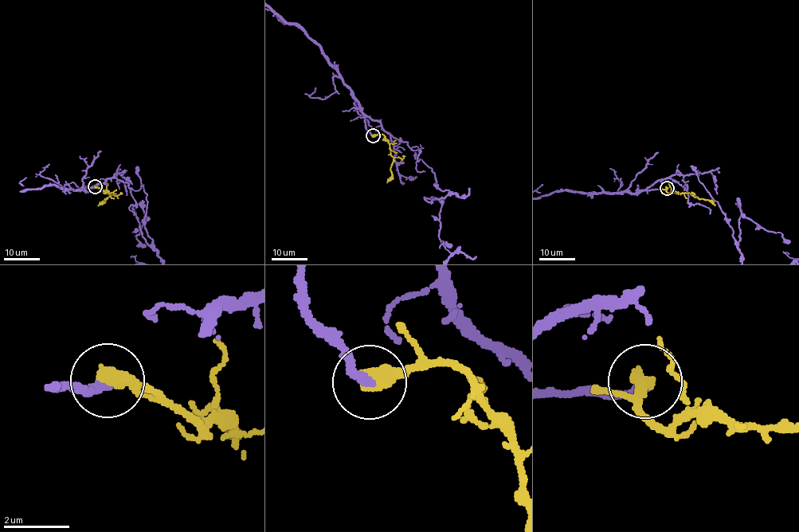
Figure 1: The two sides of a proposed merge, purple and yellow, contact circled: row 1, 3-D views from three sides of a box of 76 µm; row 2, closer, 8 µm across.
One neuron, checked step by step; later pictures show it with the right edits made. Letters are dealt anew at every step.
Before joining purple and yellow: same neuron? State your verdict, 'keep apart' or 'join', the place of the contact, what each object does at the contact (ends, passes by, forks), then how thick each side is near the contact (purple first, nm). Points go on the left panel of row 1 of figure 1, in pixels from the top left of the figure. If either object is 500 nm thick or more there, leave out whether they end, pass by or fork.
keep apart | (95, 186) | 280/500 nm

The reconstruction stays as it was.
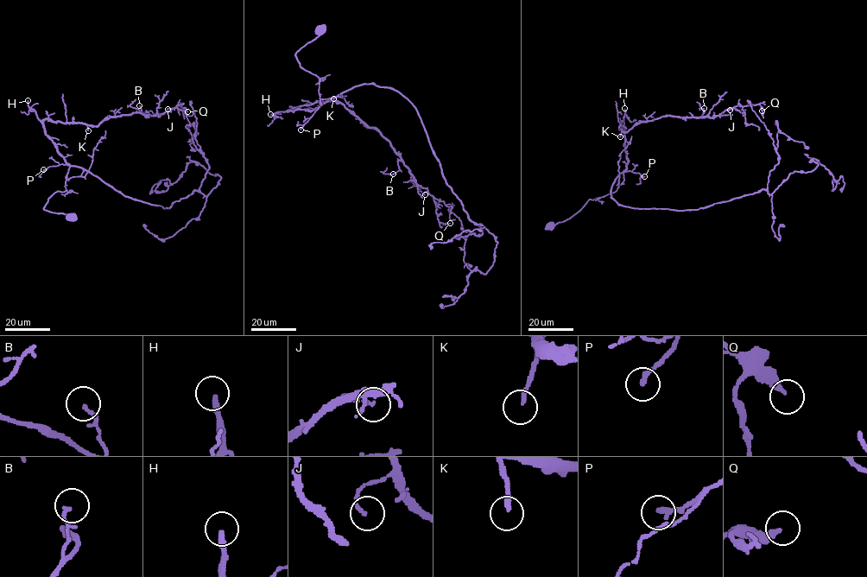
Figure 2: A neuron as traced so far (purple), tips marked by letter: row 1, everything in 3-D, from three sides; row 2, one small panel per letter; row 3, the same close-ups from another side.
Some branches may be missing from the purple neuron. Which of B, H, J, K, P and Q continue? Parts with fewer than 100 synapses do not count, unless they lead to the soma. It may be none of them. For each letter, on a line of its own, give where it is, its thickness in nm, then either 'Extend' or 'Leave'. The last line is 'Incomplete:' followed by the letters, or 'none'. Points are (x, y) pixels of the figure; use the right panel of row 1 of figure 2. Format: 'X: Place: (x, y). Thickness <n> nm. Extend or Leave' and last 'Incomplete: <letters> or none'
B: Place: (704, 108). Thickness 110 nm. Leave
H: Place: (624, 108). Thickness 240 nm. Extend
J: Place: (730, 110). Thickness 140 nm. Leave
K: Place: (620, 136). Thickness 190 nm. Leave
P: Place: (644, 176). Thickness 220 nm. Leave
Q: Place: (762, 110). Thickness 260 nm. Leave
Incomplete: H

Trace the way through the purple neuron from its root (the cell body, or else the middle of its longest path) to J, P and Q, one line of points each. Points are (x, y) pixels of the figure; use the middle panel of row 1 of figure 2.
J: (322, 30), (295, 57), (319, 78), (322, 104), (288, 110), (341, 102), (389, 142), (427, 190), (425, 194)
P: (322, 30), (295, 53), (300, 67), (319, 78), (322, 104), (300, 129)
Q: (322, 30), (295, 57), (319, 78), (322, 104), (288, 110), (343, 104), (389, 142), (450, 223)

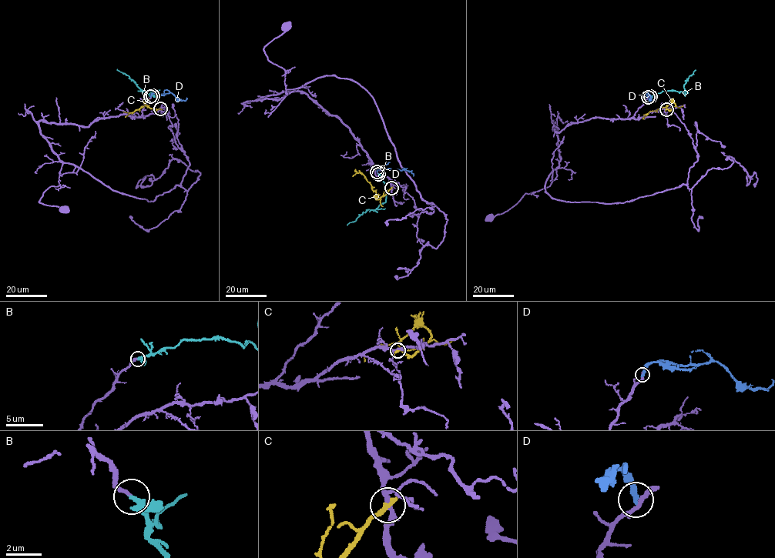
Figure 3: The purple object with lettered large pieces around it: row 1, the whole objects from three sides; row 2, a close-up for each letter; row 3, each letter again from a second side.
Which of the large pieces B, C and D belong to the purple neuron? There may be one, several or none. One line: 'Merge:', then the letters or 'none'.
Merge: B

